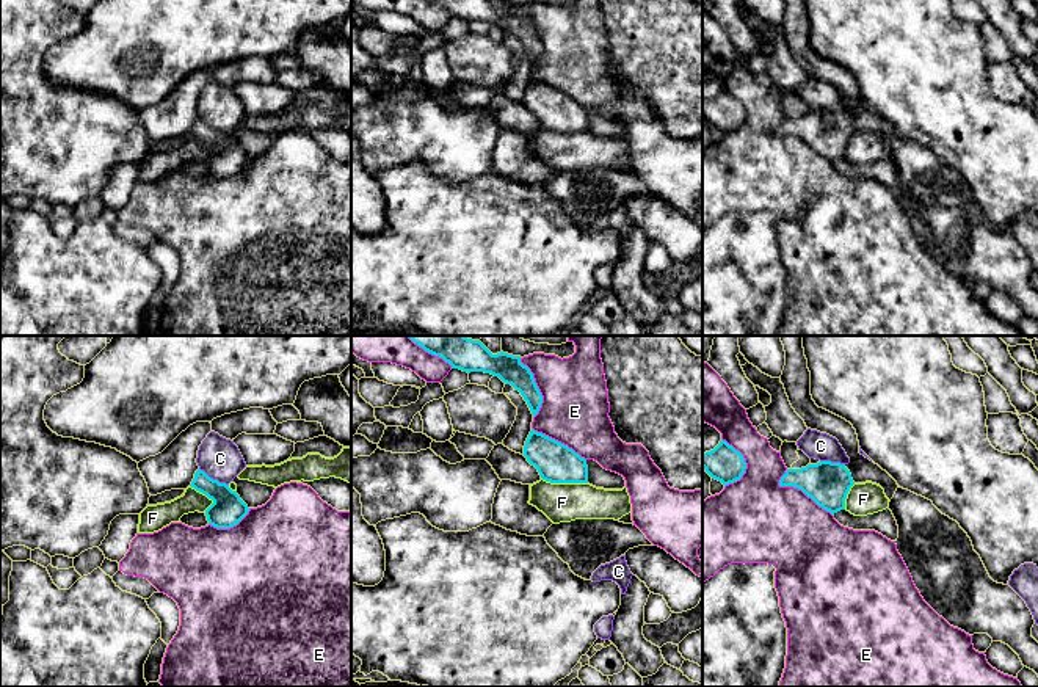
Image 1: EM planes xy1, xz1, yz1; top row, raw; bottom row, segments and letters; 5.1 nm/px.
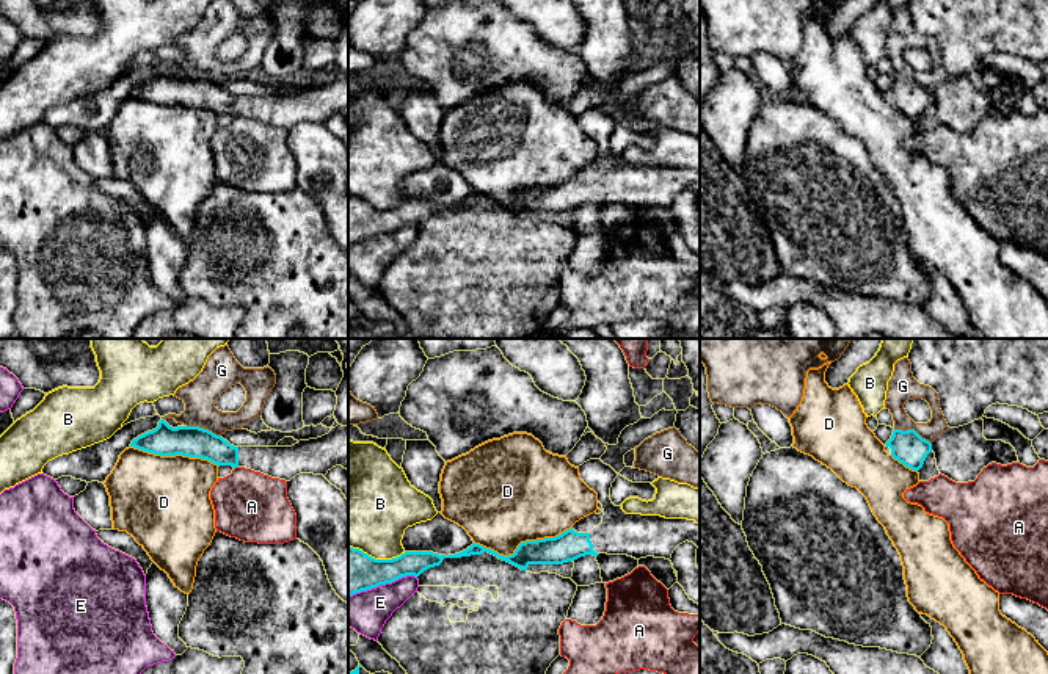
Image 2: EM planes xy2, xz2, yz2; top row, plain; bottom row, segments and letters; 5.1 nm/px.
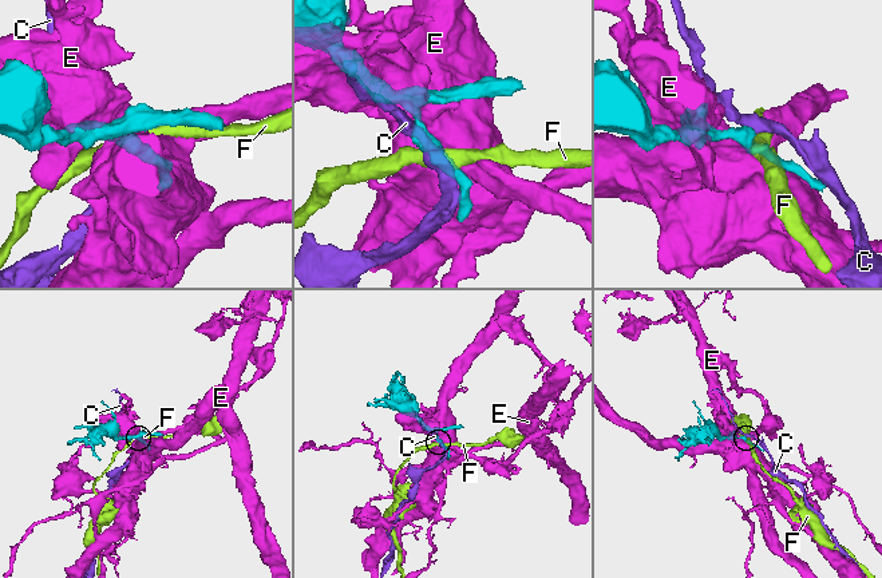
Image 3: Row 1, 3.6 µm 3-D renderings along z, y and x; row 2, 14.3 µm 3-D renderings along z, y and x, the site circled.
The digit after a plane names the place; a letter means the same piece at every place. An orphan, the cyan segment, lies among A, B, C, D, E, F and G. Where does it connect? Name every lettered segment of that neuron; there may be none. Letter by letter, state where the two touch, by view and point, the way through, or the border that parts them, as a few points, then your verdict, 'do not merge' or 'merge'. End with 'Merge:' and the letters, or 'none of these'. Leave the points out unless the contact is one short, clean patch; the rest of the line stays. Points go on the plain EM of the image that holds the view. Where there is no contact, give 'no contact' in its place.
A: xy2 (236, 115) | along xy2 (237, 115), (234, 118) | do not merge
B: xz2 (377, 209) | do not merge
C: xy1 (212, 127) | along xy1 (199, 116), (228, 134) | do not merge
D: xz2 (521, 192) | do not merge
E: yz1 (800, 137) | do not merge
F: xz1 (565, 130) | along xz1 (541, 126), (551, 130), (587, 132) | do not merge
G: yz2 (913, 79) | do not merge
Merge: none of these

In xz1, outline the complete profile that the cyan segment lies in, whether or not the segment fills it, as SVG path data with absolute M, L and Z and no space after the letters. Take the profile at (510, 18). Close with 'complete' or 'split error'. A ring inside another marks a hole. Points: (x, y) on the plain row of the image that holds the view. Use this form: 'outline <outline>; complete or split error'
outline M428 0L442 6L463 20L485 20L499 25L503 31L511 33L527 50L533 66L538 63L543 44L535 31L533 22L521 11L521 5L508 2L492 3L491 0Z; complete

